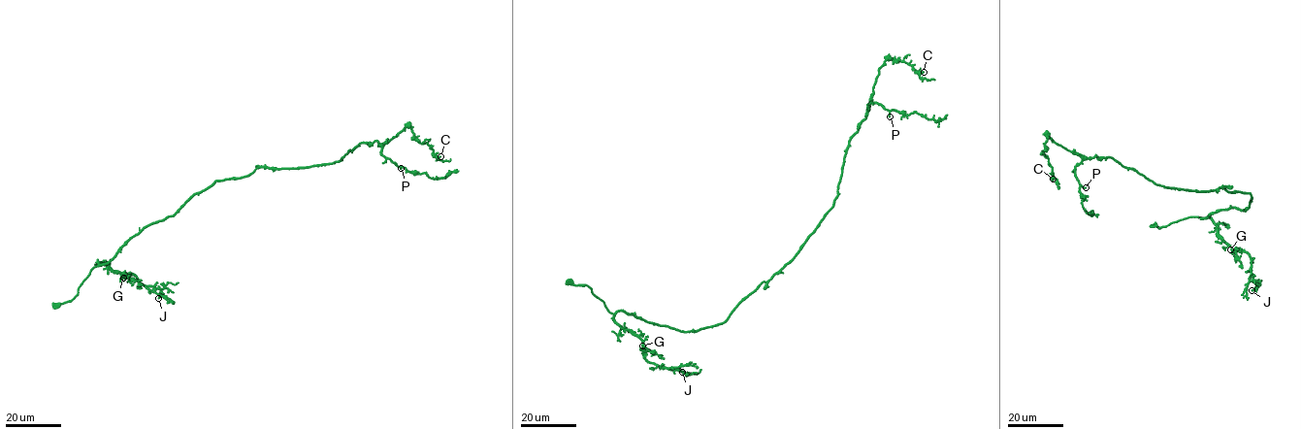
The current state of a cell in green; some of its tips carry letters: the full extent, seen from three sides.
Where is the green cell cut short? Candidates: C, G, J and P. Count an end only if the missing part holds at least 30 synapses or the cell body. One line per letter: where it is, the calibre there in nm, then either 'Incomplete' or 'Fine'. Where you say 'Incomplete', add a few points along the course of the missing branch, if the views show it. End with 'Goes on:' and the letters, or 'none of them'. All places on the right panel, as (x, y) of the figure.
C: Place: (1053, 179). Thickness 220 nm. Fine
G: Place: (1230, 249). Thickness 200 nm. Fine
J: Place: (1252, 290). Thickness 130 nm. Fine
P: Place: (1086, 187). Thickness 170 nm. Fine
Goes on: none of them

